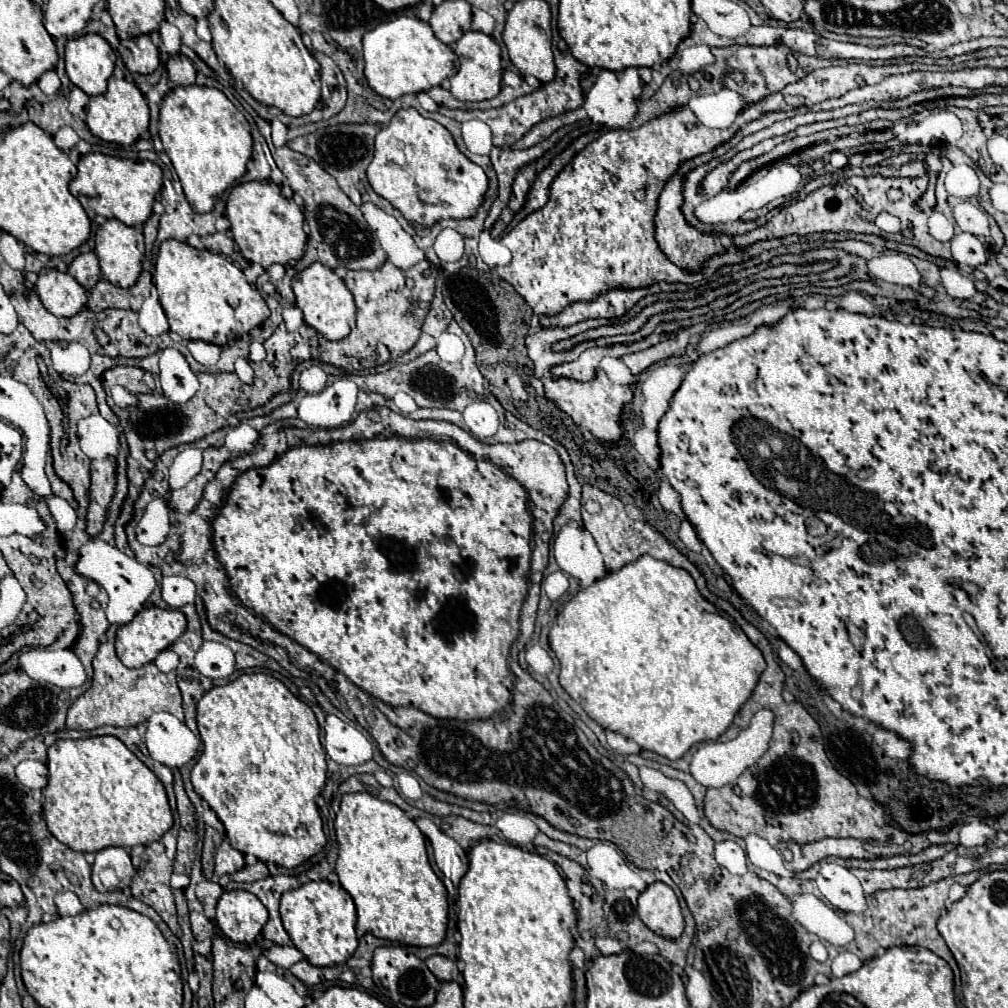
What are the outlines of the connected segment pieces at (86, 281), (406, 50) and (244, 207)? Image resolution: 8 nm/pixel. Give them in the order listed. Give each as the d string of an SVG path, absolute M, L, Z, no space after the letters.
M94 252L78 254L72 264L68 266L68 274L72 274L86 290L90 290L102 276L100 276L100 266L98 258Z
M401 14L366 32L362 38L364 60L366 60L366 78L370 88L390 100L396 100L404 94L426 92L434 86L440 86L442 80L450 78L456 72L458 56L450 46L440 42L432 32L428 22L422 22L416 16Z
M242 182L234 186L226 200L226 218L232 224L232 238L248 262L268 268L270 264L288 264L290 260L298 260L304 254L306 232L302 210L294 200L284 198L272 184Z

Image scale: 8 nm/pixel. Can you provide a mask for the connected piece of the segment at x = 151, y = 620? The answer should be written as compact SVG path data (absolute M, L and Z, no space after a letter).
M148 606L134 616L132 622L124 624L116 632L116 656L128 668L140 668L156 660L156 656L170 648L172 642L182 636L186 630L186 618L180 610L162 610L156 606Z

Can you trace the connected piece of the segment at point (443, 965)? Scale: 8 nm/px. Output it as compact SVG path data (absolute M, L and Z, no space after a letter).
M430 956L426 960L426 966L430 968L430 972L434 972L434 976L438 976L440 982L450 982L458 978L458 966L446 956Z

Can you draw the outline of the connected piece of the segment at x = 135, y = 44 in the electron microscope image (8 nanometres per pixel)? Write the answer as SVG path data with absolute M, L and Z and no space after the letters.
M146 34L122 40L118 46L118 52L130 72L152 74L160 64L158 48L152 44L150 36Z

